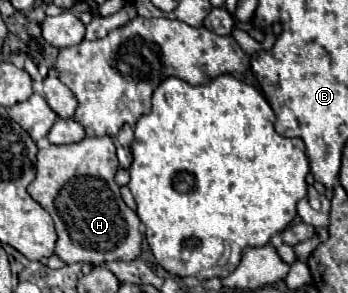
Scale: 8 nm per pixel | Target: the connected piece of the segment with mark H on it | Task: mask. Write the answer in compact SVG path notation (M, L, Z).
M110 136L84 138L76 144L38 150L36 178L28 186L28 194L52 216L58 234L56 254L66 264L102 264L112 260L134 260L140 256L140 220L120 196L120 188L114 182L116 170L118 160Z

